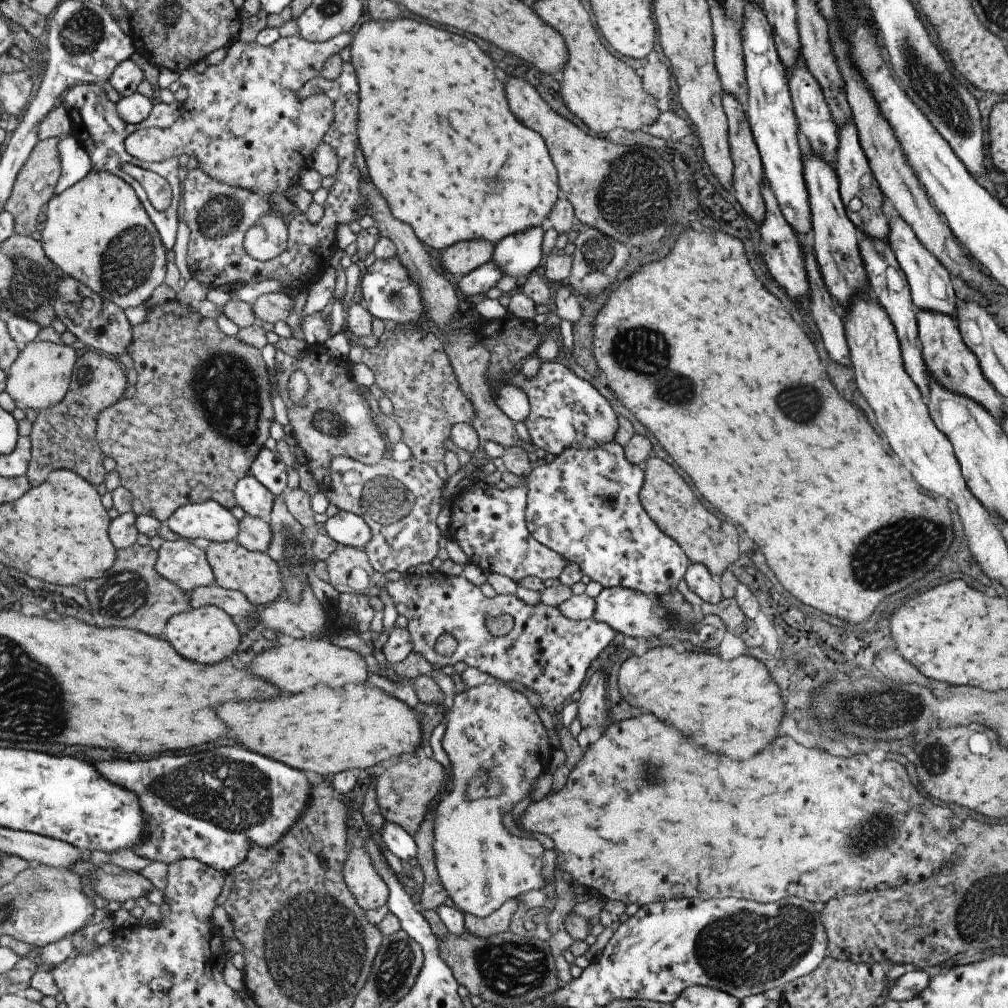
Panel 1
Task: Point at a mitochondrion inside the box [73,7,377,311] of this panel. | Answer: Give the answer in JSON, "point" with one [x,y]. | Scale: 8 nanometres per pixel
{"point":[127,261]}

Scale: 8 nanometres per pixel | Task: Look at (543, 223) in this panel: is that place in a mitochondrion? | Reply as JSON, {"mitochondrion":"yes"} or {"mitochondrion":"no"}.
{"mitochondrion":"no"}

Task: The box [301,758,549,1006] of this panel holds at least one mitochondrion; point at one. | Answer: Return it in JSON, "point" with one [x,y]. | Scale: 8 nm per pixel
{"point":[394,969]}

